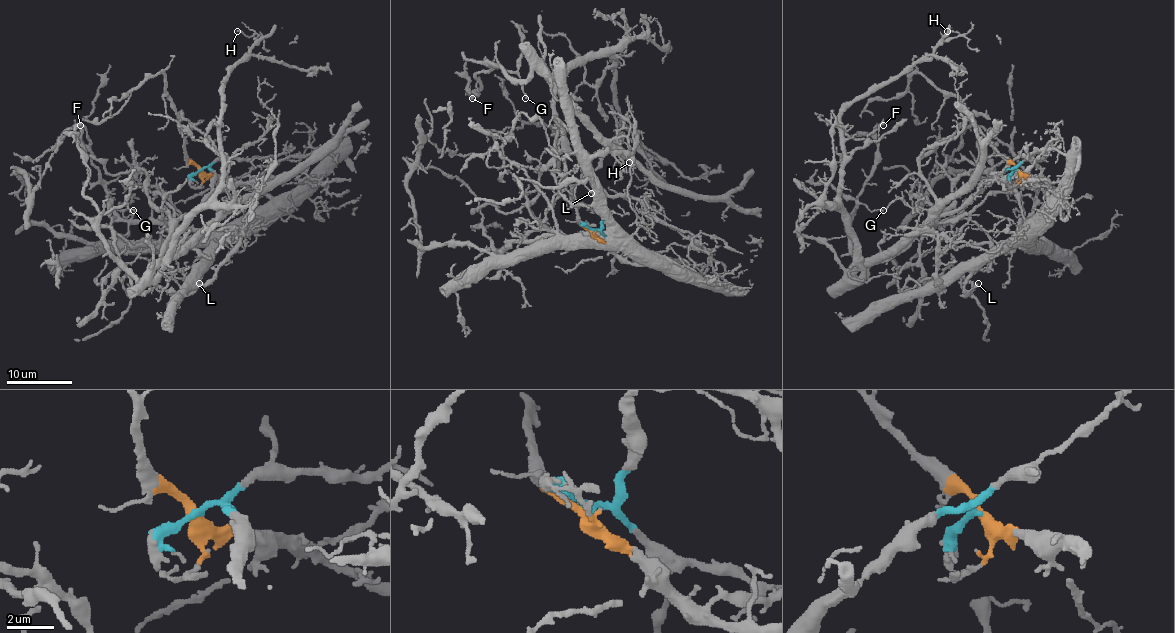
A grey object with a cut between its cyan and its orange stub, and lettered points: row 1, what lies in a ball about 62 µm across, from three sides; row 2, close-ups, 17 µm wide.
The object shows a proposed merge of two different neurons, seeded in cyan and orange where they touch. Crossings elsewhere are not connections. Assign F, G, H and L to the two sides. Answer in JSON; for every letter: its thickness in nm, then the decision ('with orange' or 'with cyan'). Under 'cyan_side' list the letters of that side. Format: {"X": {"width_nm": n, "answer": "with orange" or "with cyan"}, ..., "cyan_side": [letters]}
{"F": {"width_nm": 200, "answer": "with cyan"}, "G": {"width_nm": 120, "answer": "with cyan"}, "H": {"width_nm": 140, "answer": "with cyan"}, "L": {"width_nm": 140, "answer": "with orange"}, "cyan_side": ["F", "G", "H"]}

